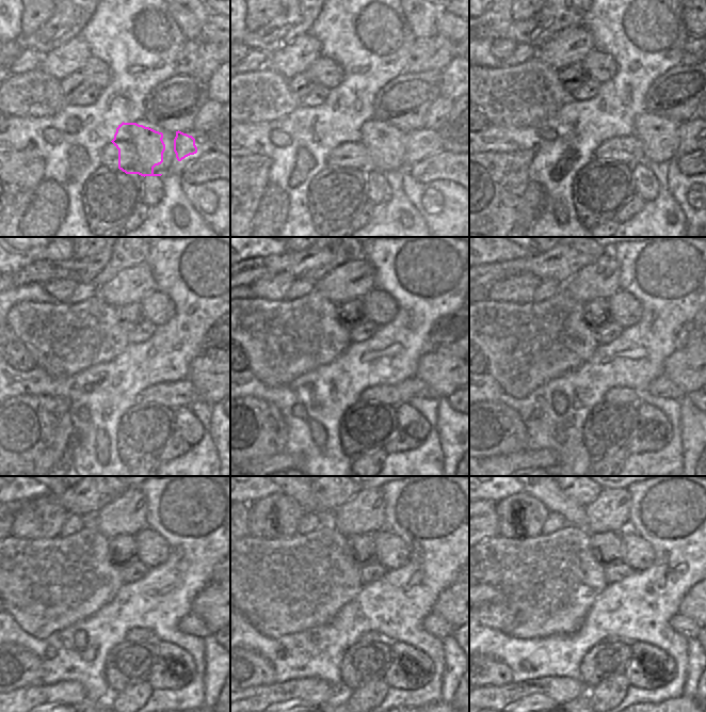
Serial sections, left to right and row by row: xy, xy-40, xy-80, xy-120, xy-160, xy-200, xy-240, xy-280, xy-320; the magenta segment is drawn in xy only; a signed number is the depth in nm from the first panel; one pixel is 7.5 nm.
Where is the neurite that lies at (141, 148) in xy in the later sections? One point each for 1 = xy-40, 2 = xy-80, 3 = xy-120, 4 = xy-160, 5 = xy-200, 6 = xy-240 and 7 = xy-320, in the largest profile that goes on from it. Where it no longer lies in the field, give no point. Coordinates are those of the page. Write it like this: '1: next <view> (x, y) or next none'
1: next xy-40 (388, 148)
2: next xy-80 (669, 140)
3: next xy-120 (195, 376)
4: next xy-160 (444, 373)
5: next xy-200 (686, 367)
6: next xy-240 (208, 604)
7: next xy-320 (686, 607)

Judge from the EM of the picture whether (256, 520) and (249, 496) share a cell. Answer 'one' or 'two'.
two

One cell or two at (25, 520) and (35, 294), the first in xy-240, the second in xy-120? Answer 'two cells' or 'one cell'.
one cell

